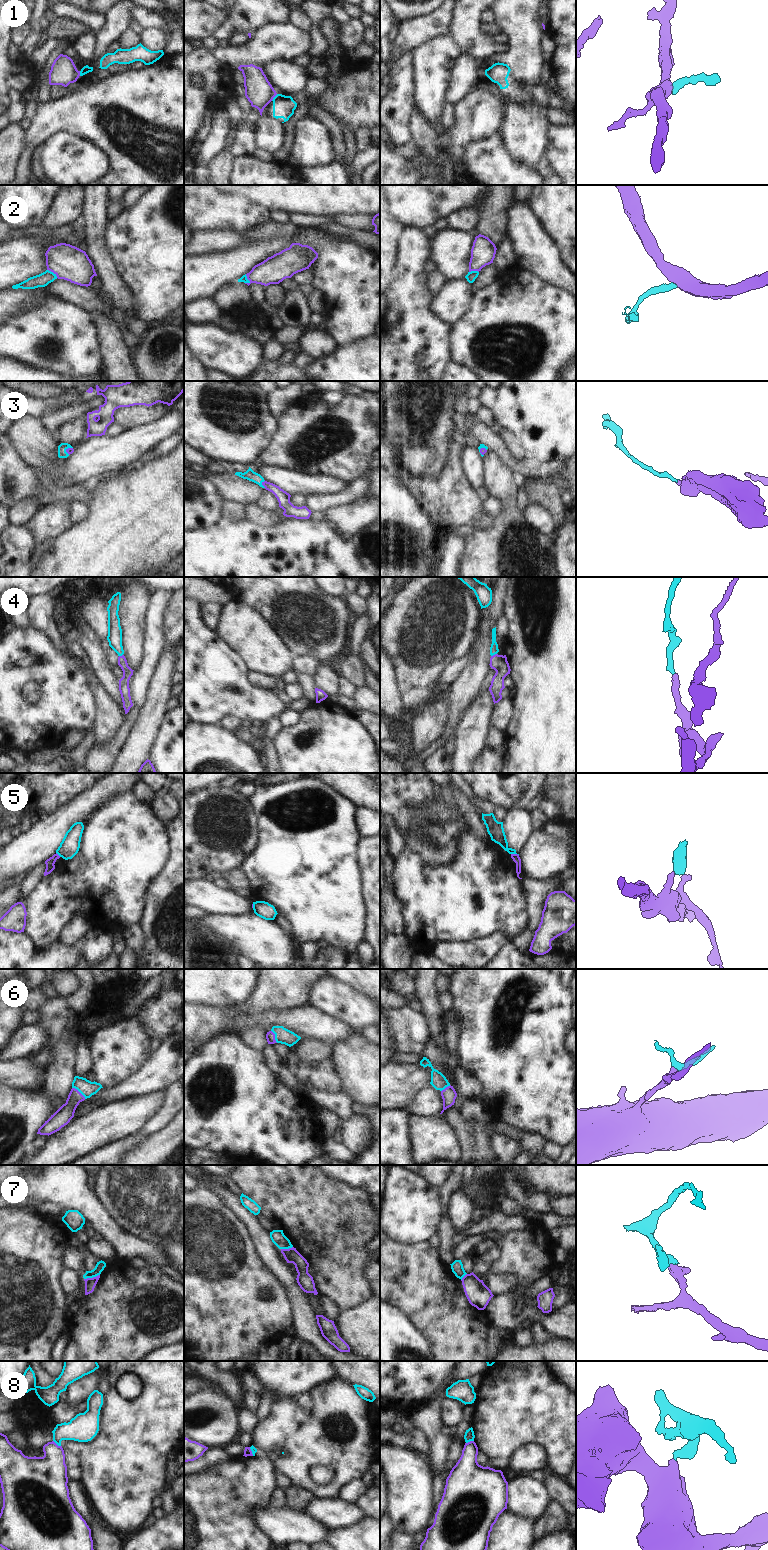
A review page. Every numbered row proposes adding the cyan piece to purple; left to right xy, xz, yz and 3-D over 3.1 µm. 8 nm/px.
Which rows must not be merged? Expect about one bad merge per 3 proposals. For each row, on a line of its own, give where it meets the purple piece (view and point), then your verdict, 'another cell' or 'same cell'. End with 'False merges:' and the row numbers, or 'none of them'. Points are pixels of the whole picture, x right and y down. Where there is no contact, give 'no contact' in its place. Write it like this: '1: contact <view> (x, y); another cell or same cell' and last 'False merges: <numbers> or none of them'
1: contact xz (274, 96); another cell
2: contact xz (247, 278); another cell
3: contact xz (262, 484); same cell
4: contact yz (493, 655); same cell
5: contact yz (515, 854); another cell
6: contact xy (79, 1092); same cell
7: contact xy (91, 1278); another cell
8: contact xy (56, 1444); another cell
False merges: 1, 2, 5, 7, 8

